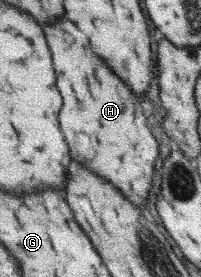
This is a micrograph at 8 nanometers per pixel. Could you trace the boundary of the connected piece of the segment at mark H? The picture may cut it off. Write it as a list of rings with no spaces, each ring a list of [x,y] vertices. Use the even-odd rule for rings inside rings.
[[[66,16],[58,24],[44,26],[46,40],[52,52],[58,88],[64,98],[60,110],[60,128],[70,148],[70,158],[76,158],[88,170],[96,170],[108,179],[132,204],[147,210],[146,200],[152,188],[154,162],[160,156],[158,142],[146,124],[142,104],[120,82],[120,77],[90,50],[86,36],[76,30]]]

